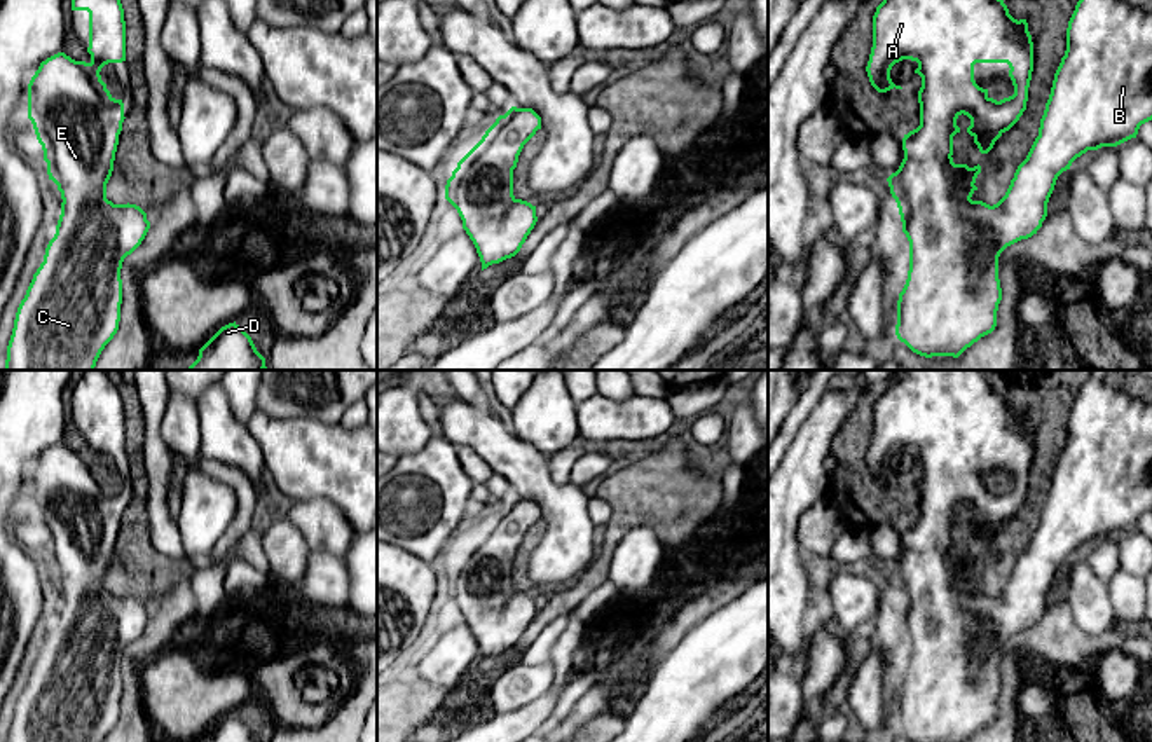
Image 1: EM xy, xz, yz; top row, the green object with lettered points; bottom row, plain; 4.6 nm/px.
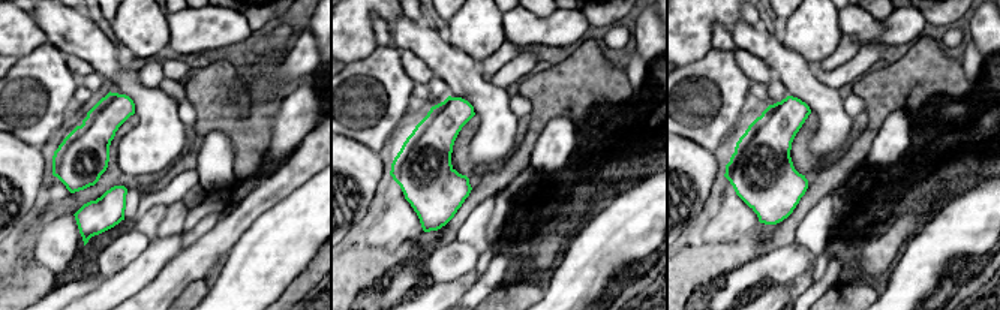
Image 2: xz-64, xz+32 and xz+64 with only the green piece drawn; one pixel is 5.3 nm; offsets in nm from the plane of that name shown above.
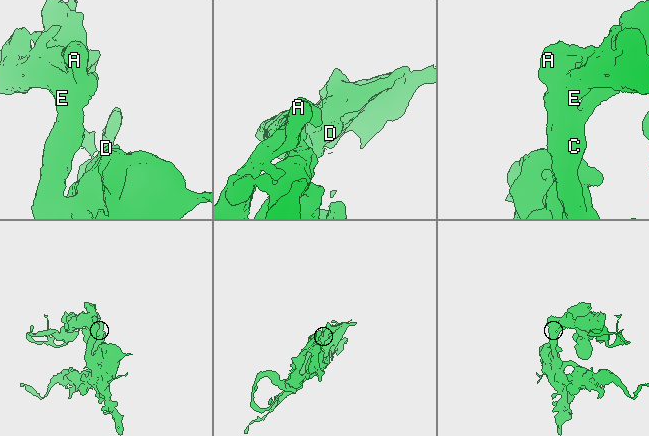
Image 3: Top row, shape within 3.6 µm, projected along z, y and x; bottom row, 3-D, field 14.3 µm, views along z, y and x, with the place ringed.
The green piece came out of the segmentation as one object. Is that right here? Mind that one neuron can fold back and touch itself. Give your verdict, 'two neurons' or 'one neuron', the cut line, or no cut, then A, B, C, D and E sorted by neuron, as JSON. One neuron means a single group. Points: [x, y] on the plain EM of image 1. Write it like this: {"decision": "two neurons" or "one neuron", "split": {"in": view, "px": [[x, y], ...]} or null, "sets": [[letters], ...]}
{"decision": "one neuron", "split": null, "sets": [["A", "B", "C", "D", "E"]]}

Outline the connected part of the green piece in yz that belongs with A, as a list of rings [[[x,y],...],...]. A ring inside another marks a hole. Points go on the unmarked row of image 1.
[[[901,370],[873,407],[873,438],[866,463],[878,484],[902,480],[890,470],[892,457],[902,450],[918,454],[915,464],[922,468],[922,478],[920,517],[904,526],[904,550],[887,569],[899,599],[902,623],[909,632],[909,662],[897,691],[895,726],[911,742],[965,742],[995,721],[1002,691],[998,648],[1007,637],[1032,629],[1042,618],[1058,567],[1087,541],[1117,538],[1136,529],[1140,517],[1152,512],[1152,370],[1093,370],[1082,384],[1068,412],[1066,442],[1054,464],[1039,527],[1018,557],[1005,587],[993,597],[970,590],[977,581],[974,574],[981,557],[953,553],[953,527],[960,524],[957,510],[963,505],[970,510],[967,524],[979,543],[988,545],[1026,501],[1033,463],[1033,433],[1026,410],[1014,410],[1004,391],[979,370]],[[976,454],[1007,454],[1014,485],[1000,492],[990,489],[988,480],[974,471]]]

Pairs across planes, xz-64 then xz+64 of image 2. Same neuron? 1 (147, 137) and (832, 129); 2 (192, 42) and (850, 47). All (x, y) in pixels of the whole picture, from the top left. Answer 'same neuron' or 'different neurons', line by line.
1: same neuron
2: different neurons

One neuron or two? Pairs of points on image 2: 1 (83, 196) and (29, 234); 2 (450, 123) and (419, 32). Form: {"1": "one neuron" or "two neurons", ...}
{"1": "one neuron", "2": "two neurons"}

